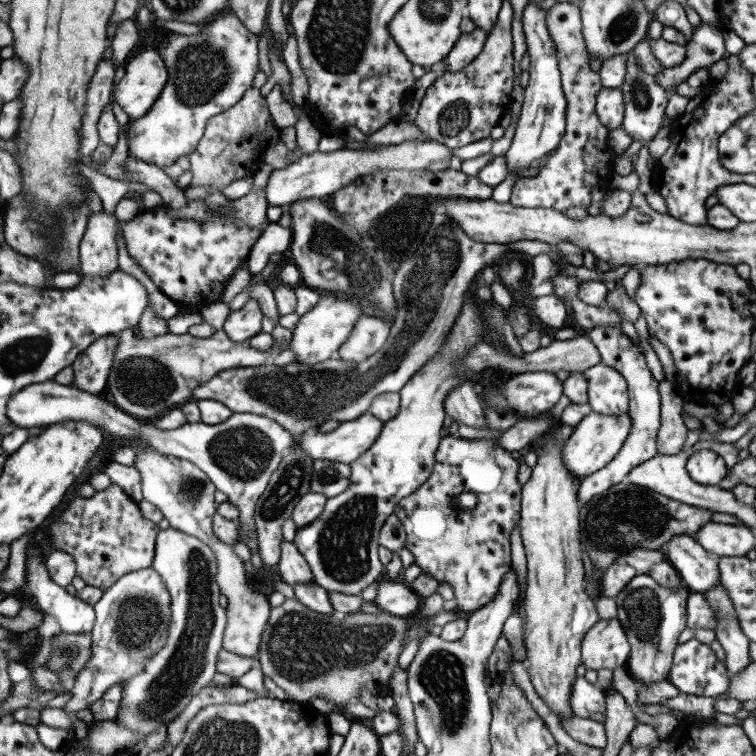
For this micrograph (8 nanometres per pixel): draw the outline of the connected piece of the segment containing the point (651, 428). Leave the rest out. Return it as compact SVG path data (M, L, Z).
M598 326L589 329L587 337L596 346L601 362L614 368L626 380L628 392L627 414L630 416L630 431L625 437L619 452L615 453L615 456L604 468L596 470L593 474L580 480L579 487L577 487L577 502L579 505L591 500L595 494L601 494L607 488L625 481L629 470L649 460L656 453L655 441L660 421L658 382L651 377L641 351L621 332L620 326Z

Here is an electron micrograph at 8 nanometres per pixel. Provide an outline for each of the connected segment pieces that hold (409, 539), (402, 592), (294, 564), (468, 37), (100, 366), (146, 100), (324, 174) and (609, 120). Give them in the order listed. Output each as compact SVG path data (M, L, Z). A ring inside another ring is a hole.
M444 434L438 442L427 480L393 508L392 514L405 532L404 548L413 555L415 566L437 582L447 582L451 586L459 611L473 612L493 600L503 575L512 568L509 535L519 521L520 485L516 476L520 463L496 444L497 439L465 439ZM465 492L474 494L477 500L472 510L459 508L456 499Z
M383 578L377 581L375 599L372 603L389 615L407 619L413 614L420 613L422 598L411 591L404 582L391 582Z
M281 538L279 554L280 557L275 568L283 581L291 586L312 582L310 568L293 543Z
M475 28L470 34L461 34L459 39L453 44L453 48L443 60L447 67L447 73L460 72L465 66L479 55L483 48L483 42L487 38L487 33Z
M116 334L100 336L70 364L73 380L70 386L83 392L100 395L106 386L108 372L113 364L112 354L116 345Z
M154 50L141 52L125 62L124 70L123 77L112 87L112 98L129 120L141 118L159 98L167 80L167 70Z
M401 142L385 145L374 150L338 149L331 152L313 151L308 155L301 155L294 163L283 169L273 169L264 187L268 206L285 208L288 204L307 197L320 198L325 194L335 194L350 182L360 176L365 176L379 168L421 170L434 162L445 162L451 158L451 149L435 142Z
M602 88L595 97L594 111L599 123L608 131L620 127L624 100L618 88Z

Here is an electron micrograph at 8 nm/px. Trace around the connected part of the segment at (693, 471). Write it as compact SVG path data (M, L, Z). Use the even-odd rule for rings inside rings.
M707 449L690 451L684 469L691 481L706 486L717 485L727 472L723 459Z

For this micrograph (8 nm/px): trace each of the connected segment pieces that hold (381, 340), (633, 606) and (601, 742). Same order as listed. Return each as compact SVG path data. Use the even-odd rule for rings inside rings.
M360 316L338 350L339 359L358 363L377 352L387 341L390 323L390 319Z
M637 573L613 598L617 605L616 620L621 623L623 632L627 637L630 646L625 670L630 678L635 680L637 686L642 687L651 683L658 683L665 680L672 665L672 656L677 644L677 636L686 627L685 610L686 599L689 596L689 588L685 584L667 588L662 584L657 584L649 575Z
M571 715L568 719L561 720L560 724L575 742L601 750L606 746L606 736L601 723Z

